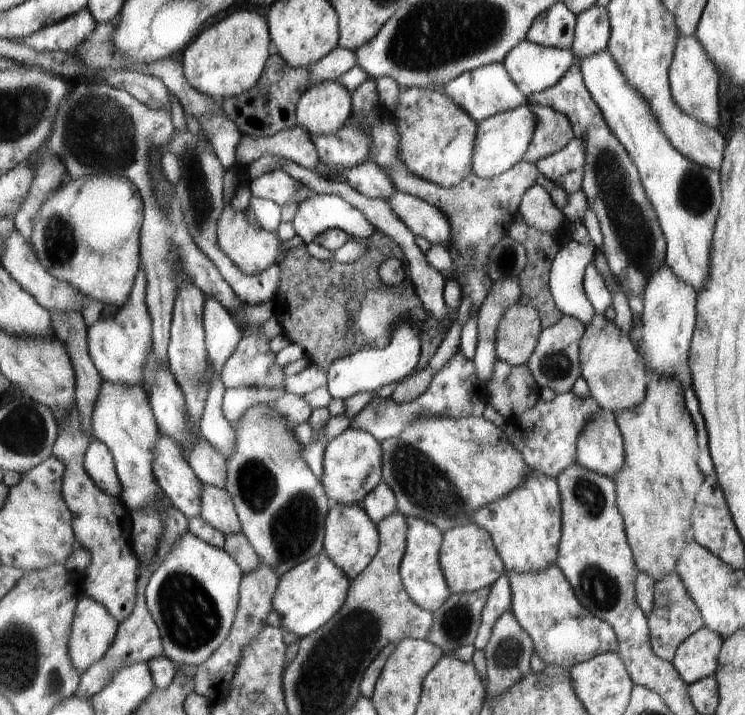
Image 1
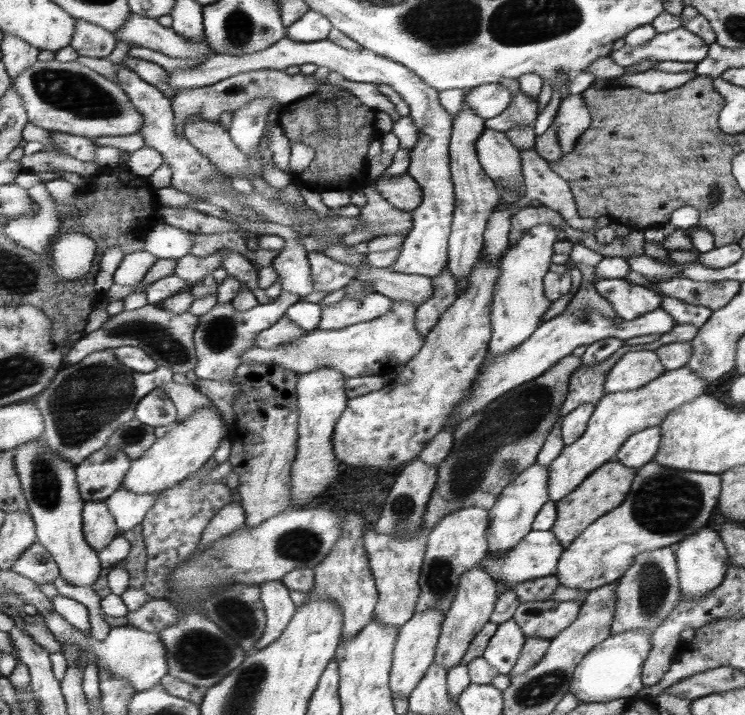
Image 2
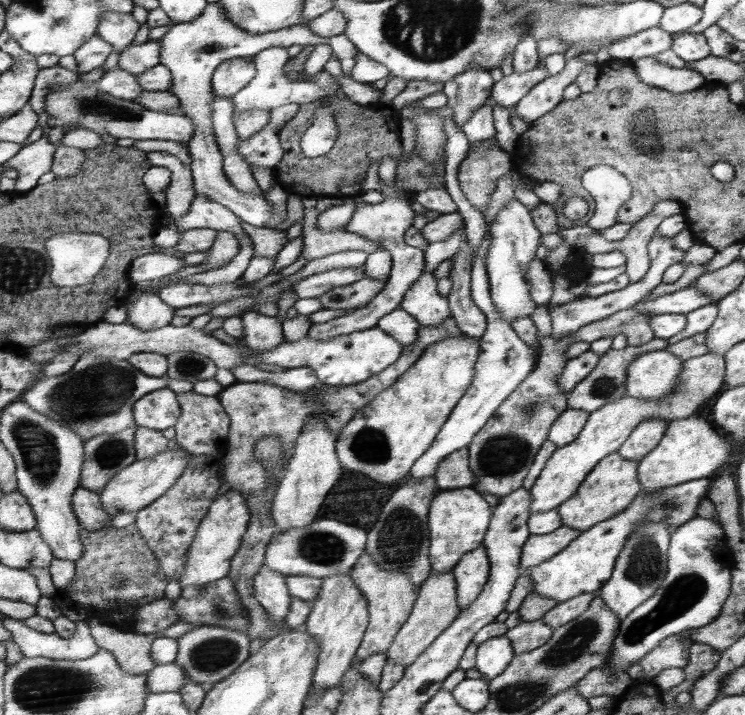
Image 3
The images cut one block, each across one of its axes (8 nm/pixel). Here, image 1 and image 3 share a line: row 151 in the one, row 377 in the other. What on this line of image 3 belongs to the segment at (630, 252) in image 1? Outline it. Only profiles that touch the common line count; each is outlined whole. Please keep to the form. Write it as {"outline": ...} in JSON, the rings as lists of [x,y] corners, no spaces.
{"outline":[[[653,337],[649,342],[640,345],[625,345],[622,349],[607,349],[600,355],[595,368],[587,377],[580,380],[575,388],[567,392],[567,405],[569,409],[588,411],[597,410],[604,404],[613,402],[625,395],[625,369],[636,356],[655,350],[663,350],[667,346],[667,339]]]}

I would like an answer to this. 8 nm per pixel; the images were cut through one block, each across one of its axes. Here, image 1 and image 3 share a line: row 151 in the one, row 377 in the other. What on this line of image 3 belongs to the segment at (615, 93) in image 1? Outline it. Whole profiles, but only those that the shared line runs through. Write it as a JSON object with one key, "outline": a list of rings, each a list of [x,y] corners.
{"outline":[[[666,349],[636,356],[625,369],[625,395],[637,399],[661,399],[679,378],[681,360]]]}

